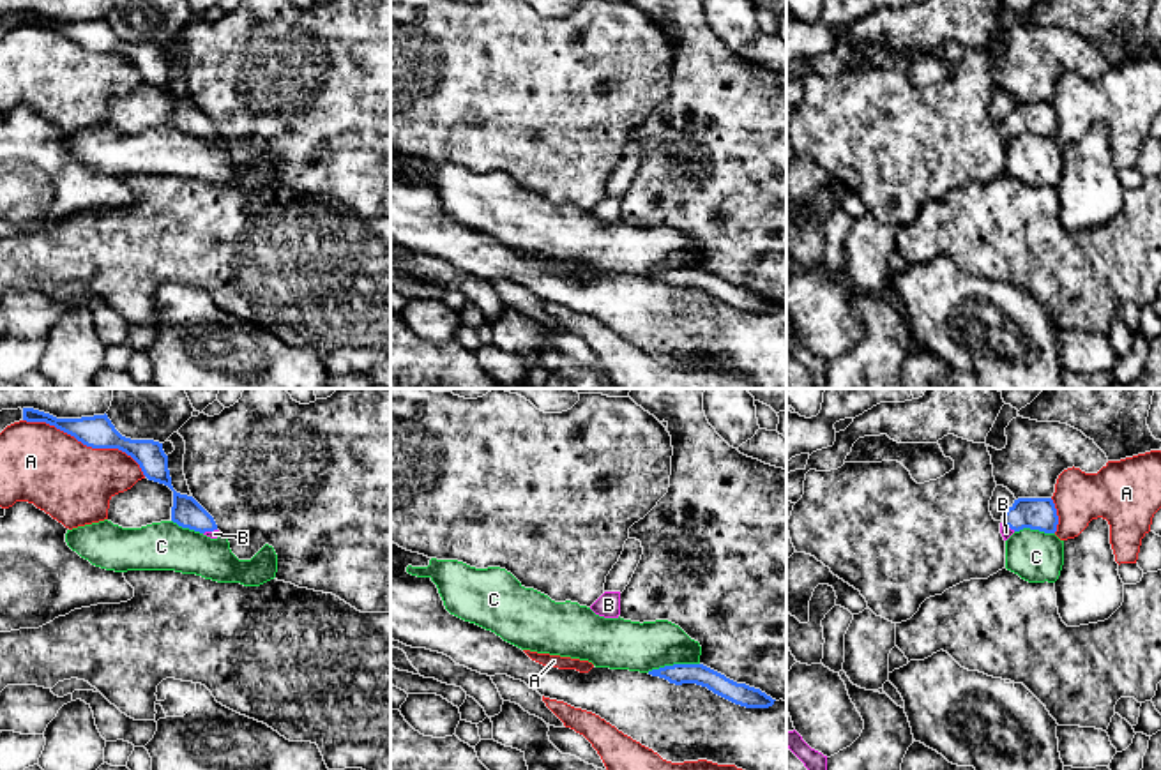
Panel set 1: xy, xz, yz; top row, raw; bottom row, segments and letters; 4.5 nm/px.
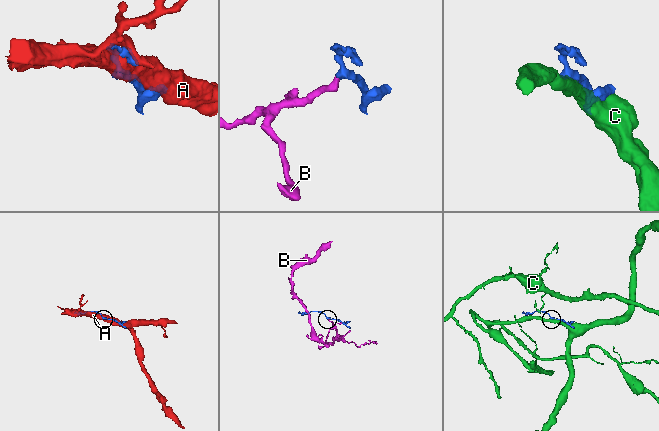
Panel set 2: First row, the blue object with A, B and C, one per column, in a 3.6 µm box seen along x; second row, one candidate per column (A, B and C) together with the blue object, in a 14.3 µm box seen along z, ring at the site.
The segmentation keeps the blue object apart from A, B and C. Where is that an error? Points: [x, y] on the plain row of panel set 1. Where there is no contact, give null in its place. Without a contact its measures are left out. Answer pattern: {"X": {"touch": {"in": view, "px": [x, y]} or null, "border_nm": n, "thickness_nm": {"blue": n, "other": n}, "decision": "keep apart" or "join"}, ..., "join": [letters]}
{"A": {"touch": {"in": "xy", "px": [87, 50]}, "border_nm": 600, "thickness_nm": {"blue": 150, "other": 360}, "decision": "keep apart"}, "B": {"touch": {"in": "xy", "px": [209, 135]}, "border_nm": 70, "thickness_nm": {"blue": 140, "other": 40}, "decision": "join"}, "C": {"touch": {"in": "xz", "px": [674, 269]}, "border_nm": 240, "thickness_nm": {"blue": 100, "other": 220}, "decision": "keep apart"}, "join": ["B"]}

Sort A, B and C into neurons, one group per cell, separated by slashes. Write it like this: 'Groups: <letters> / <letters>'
Groups: A / B / C

